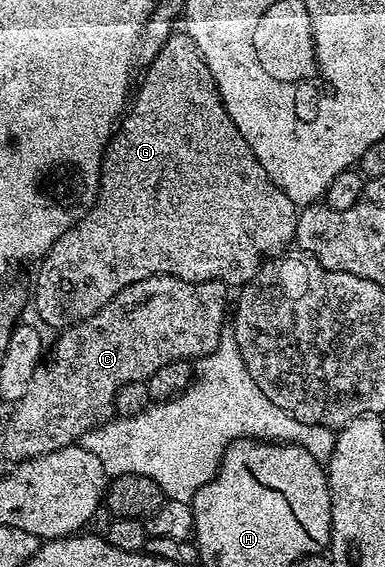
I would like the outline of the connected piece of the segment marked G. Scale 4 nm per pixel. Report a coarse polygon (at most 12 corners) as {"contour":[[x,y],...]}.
{"contour":[[173,32],[39,262],[63,331],[147,277],[243,287],[298,206]]}

